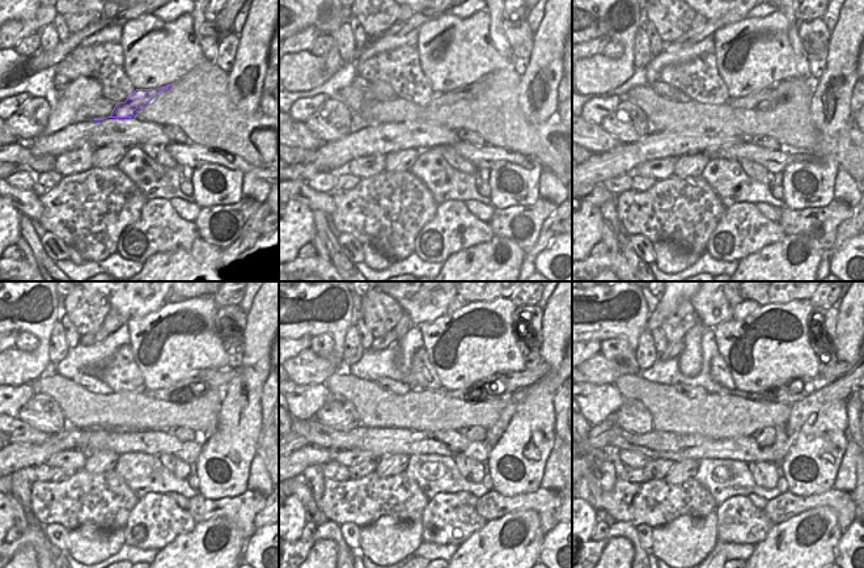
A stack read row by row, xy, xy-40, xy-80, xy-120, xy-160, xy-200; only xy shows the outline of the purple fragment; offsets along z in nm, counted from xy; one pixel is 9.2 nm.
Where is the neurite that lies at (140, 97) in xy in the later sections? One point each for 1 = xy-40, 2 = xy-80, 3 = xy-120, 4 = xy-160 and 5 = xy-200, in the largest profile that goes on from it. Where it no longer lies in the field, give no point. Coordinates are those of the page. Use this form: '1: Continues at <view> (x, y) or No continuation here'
1: Continues at xy-40 (437, 98)
2: Continues at xy-80 (783, 88)
3: Continues at xy-120 (216, 378)
4: Continues at xy-160 (512, 381)
5: Continues at xy-200 (838, 369).

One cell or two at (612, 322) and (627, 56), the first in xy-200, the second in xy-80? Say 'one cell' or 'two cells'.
one cell

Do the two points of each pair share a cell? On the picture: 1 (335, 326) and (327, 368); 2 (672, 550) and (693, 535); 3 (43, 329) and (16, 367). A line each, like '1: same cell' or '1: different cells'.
1: same cell
2: same cell
3: same cell

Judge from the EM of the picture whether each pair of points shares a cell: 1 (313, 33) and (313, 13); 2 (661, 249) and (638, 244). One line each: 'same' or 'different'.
1: different
2: different

